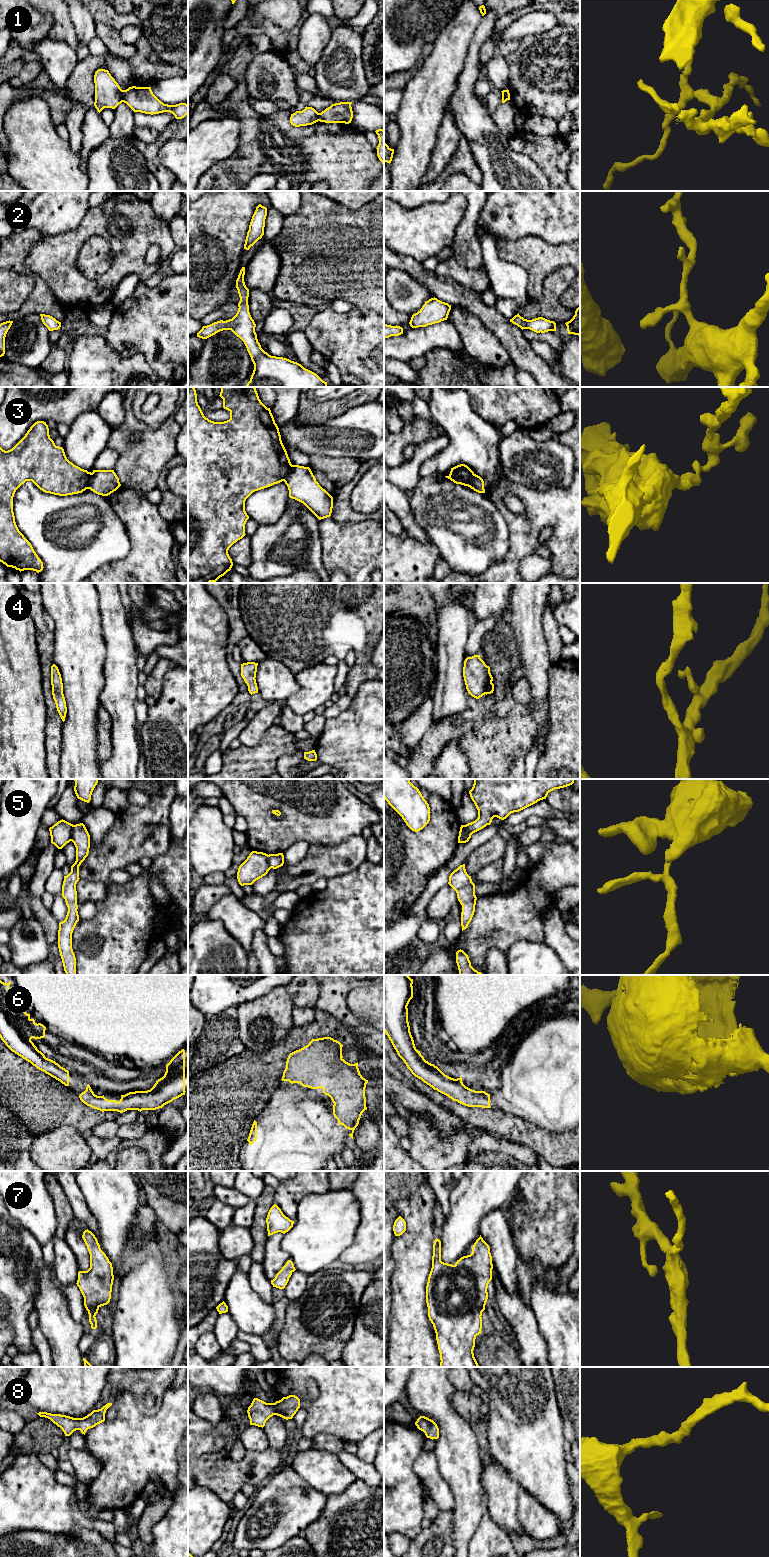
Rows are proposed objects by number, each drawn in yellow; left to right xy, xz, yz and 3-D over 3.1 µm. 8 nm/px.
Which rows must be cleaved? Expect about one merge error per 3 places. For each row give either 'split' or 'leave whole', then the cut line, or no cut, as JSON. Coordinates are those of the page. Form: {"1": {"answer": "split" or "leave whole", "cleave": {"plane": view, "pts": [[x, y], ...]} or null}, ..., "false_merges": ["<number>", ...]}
{"1": {"answer": "split", "cleave": {"plane": "xy", "pts": [[122, 90], [123, 101]]}}, "2": {"answer": "leave whole", "cleave": null}, "3": {"answer": "split", "cleave": {"plane": "xy", "pts": [[91, 473], [87, 488]]}}, "4": {"answer": "leave whole", "cleave": null}, "5": {"answer": "split", "cleave": {"plane": "xy", "pts": [[74, 825], [70, 840]]}}, "6": {"answer": "leave whole", "cleave": null}, "7": {"answer": "leave whole", "cleave": null}, "8": {"answer": "leave whole", "cleave": null}, "false_merges": ["1", "3", "5"]}

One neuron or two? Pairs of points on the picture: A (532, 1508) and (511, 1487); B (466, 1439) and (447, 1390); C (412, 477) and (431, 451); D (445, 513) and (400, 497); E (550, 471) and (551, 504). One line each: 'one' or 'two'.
A: two
B: one
C: one
D: two
E: two

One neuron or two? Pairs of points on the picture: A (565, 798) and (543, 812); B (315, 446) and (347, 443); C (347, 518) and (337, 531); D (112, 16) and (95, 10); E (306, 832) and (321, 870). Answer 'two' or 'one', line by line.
A: two
B: one
C: two
D: one
E: two

